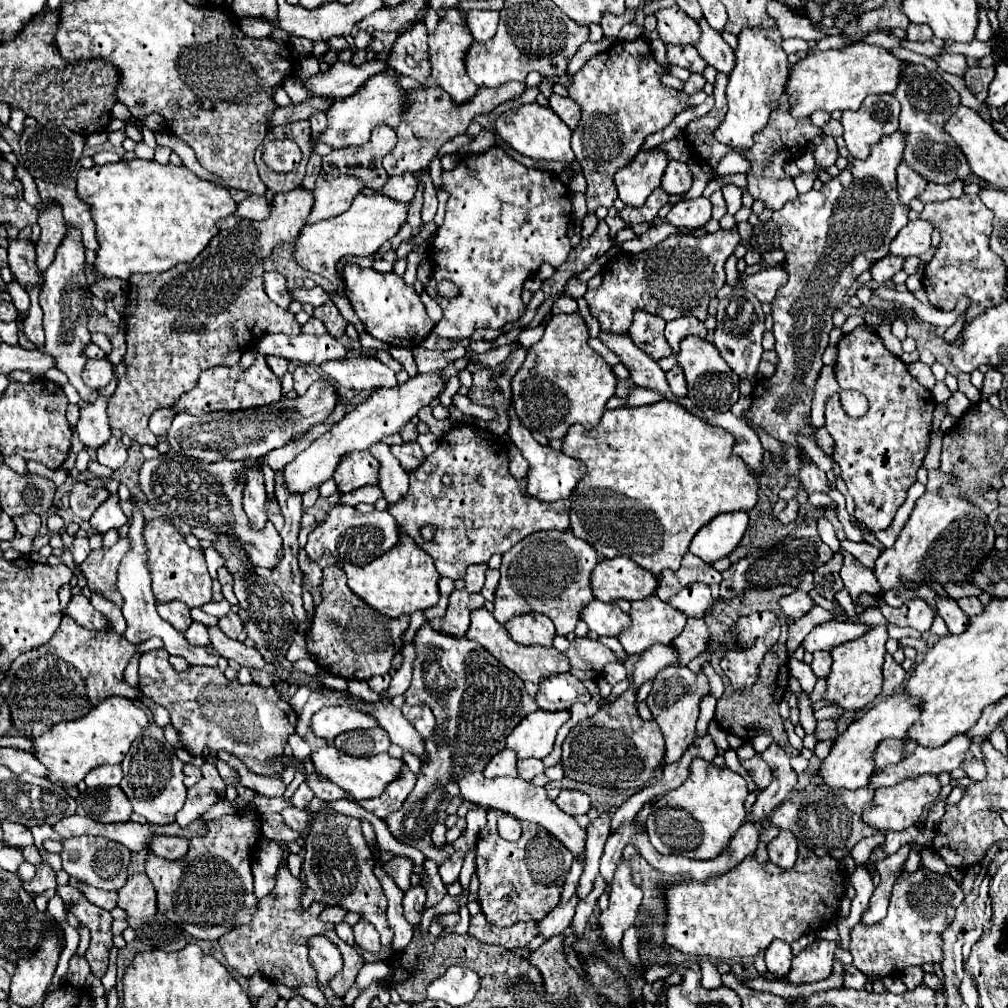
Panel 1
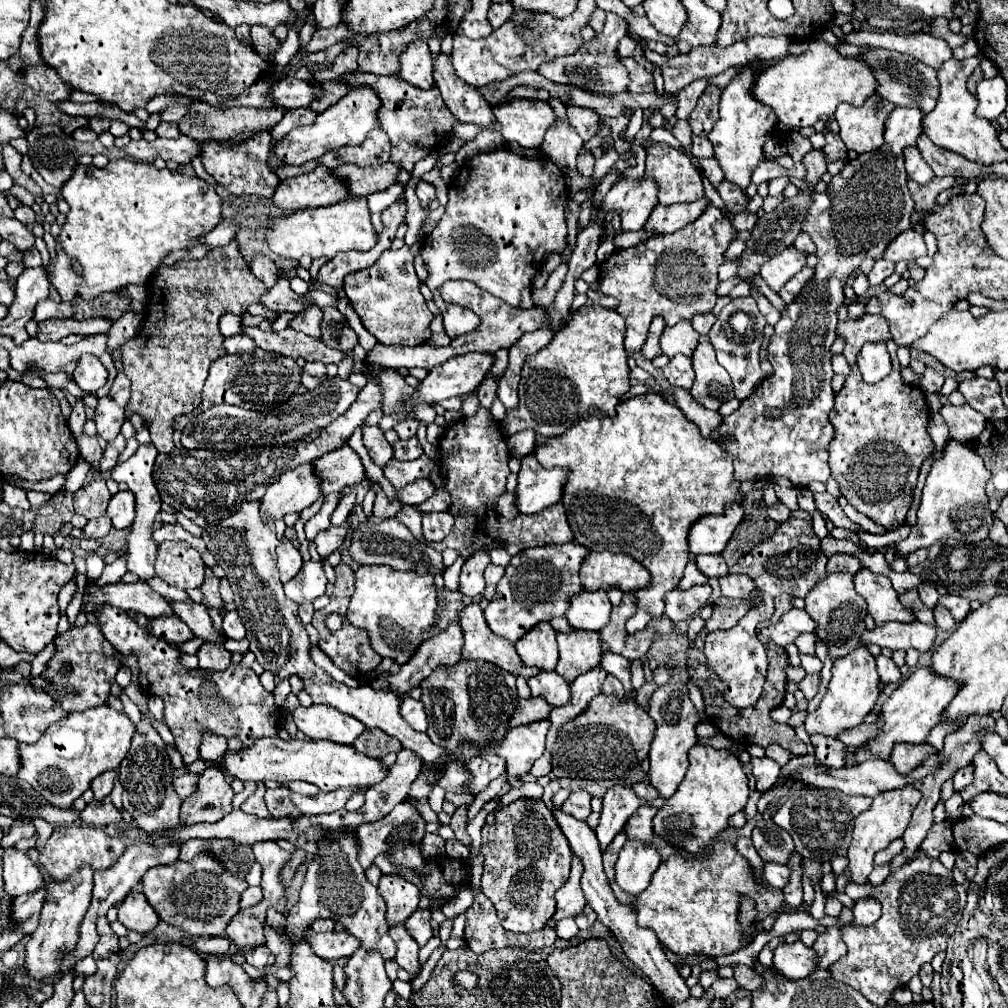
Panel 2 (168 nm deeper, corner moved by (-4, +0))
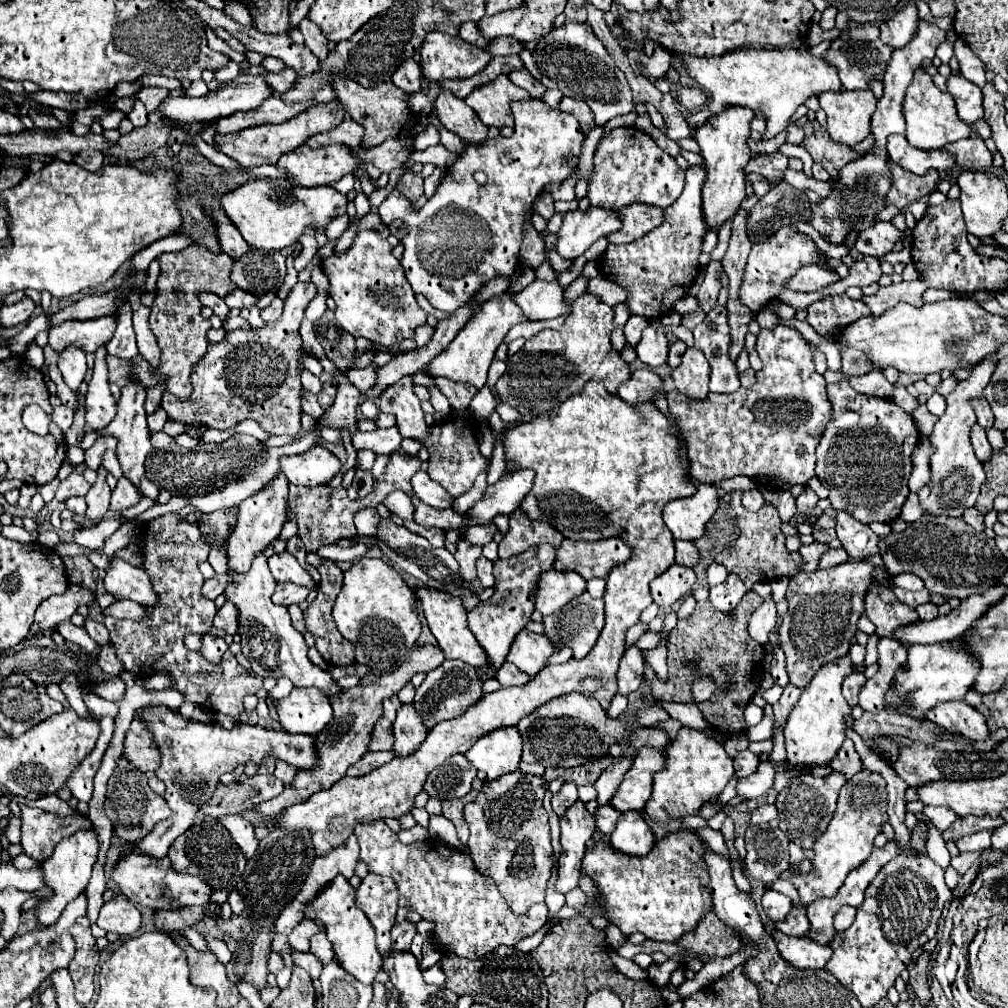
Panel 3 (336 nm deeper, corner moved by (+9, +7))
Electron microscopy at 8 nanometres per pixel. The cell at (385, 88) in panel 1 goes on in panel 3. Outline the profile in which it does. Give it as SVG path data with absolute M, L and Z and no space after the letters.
M334 99L330 103L320 103L314 105L306 111L302 111L300 115L278 123L278 125L258 125L258 127L248 127L244 131L238 133L230 133L230 135L216 135L216 143L220 145L220 151L224 151L226 155L230 155L232 159L236 159L242 167L258 167L258 165L274 165L278 161L278 157L282 157L284 153L290 153L294 149L298 149L300 145L304 145L312 135L316 133L326 133L330 129L334 129L336 125L342 123L346 115L344 105Z

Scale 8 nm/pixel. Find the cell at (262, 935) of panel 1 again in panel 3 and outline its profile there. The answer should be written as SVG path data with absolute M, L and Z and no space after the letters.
M226 815L226 817L220 817L218 821L222 821L222 825L230 831L232 839L244 851L246 859L252 859L254 853L258 851L258 839L254 837L254 827L246 823L240 815Z

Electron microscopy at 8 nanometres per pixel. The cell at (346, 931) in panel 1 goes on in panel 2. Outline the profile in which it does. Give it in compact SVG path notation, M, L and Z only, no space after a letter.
M307 930L305 940L311 944L313 952L323 958L323 960L339 960L339 958L349 958L357 948L359 942L353 940L353 936L347 936L347 932L329 932L329 934L319 934Z

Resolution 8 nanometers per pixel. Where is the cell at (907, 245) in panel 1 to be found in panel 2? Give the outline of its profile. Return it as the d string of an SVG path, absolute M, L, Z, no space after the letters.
M907 230L901 232L883 252L883 258L889 262L899 262L899 260L915 260L919 256L927 254L927 246L923 240L923 234L917 230Z

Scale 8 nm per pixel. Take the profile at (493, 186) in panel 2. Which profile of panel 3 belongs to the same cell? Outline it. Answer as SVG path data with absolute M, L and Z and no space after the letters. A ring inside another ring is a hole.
M540 99L514 101L512 109L516 123L514 135L508 139L486 139L482 145L466 145L458 161L448 167L434 197L428 199L420 211L412 211L410 201L402 197L396 189L378 207L380 217L398 217L408 225L408 235L402 239L404 255L400 259L408 283L412 285L414 293L422 293L434 309L440 309L444 313L454 313L490 279L514 277L518 265L518 251L524 239L524 223L532 219L532 207L536 197L548 183L564 181L578 165L584 133L572 115L562 113L558 109L550 109ZM476 171L484 171L488 175L486 185L476 183Z

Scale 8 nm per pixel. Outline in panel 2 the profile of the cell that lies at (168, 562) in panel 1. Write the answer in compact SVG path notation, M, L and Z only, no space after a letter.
M163 542L155 560L155 572L167 584L181 590L199 588L205 576L205 564L187 542Z

